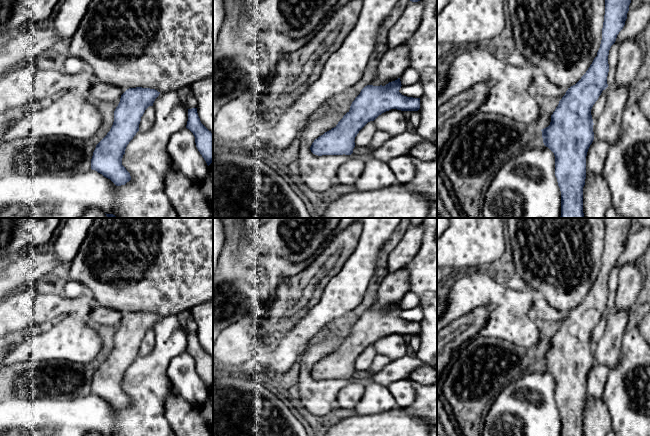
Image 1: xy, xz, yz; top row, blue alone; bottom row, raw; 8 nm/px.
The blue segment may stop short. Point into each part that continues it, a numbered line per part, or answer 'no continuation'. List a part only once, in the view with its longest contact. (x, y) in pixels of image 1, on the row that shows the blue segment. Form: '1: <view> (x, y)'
no continuation

